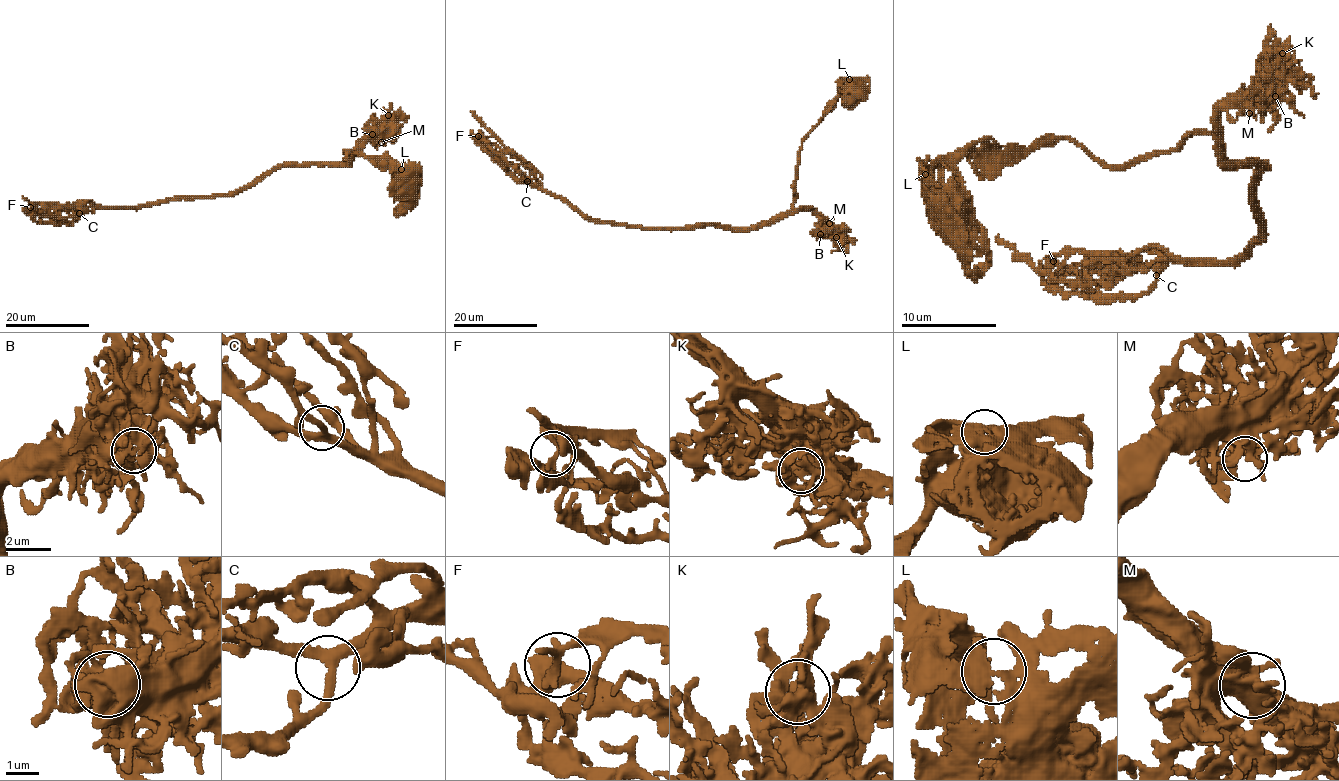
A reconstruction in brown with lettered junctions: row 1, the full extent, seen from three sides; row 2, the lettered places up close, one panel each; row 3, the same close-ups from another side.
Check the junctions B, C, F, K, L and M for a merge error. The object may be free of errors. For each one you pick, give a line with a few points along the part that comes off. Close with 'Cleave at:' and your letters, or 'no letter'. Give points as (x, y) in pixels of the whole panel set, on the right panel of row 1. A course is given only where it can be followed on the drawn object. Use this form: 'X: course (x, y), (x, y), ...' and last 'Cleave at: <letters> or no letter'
Cleave at: no letter

